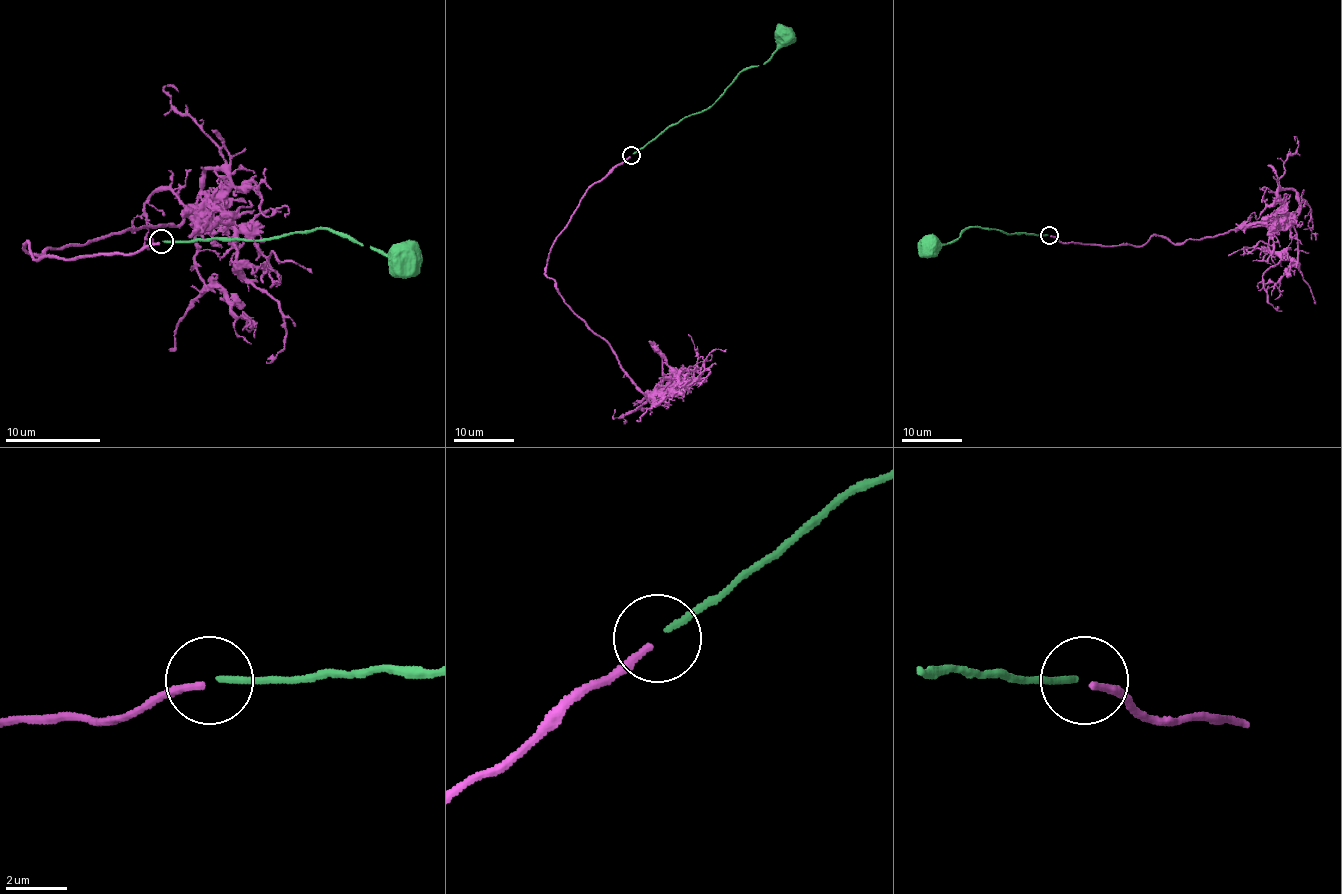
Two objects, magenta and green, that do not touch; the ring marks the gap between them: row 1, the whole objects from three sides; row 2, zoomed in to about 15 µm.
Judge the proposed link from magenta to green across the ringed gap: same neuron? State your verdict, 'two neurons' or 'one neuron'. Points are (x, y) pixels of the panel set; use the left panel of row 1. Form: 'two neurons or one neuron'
two neurons

